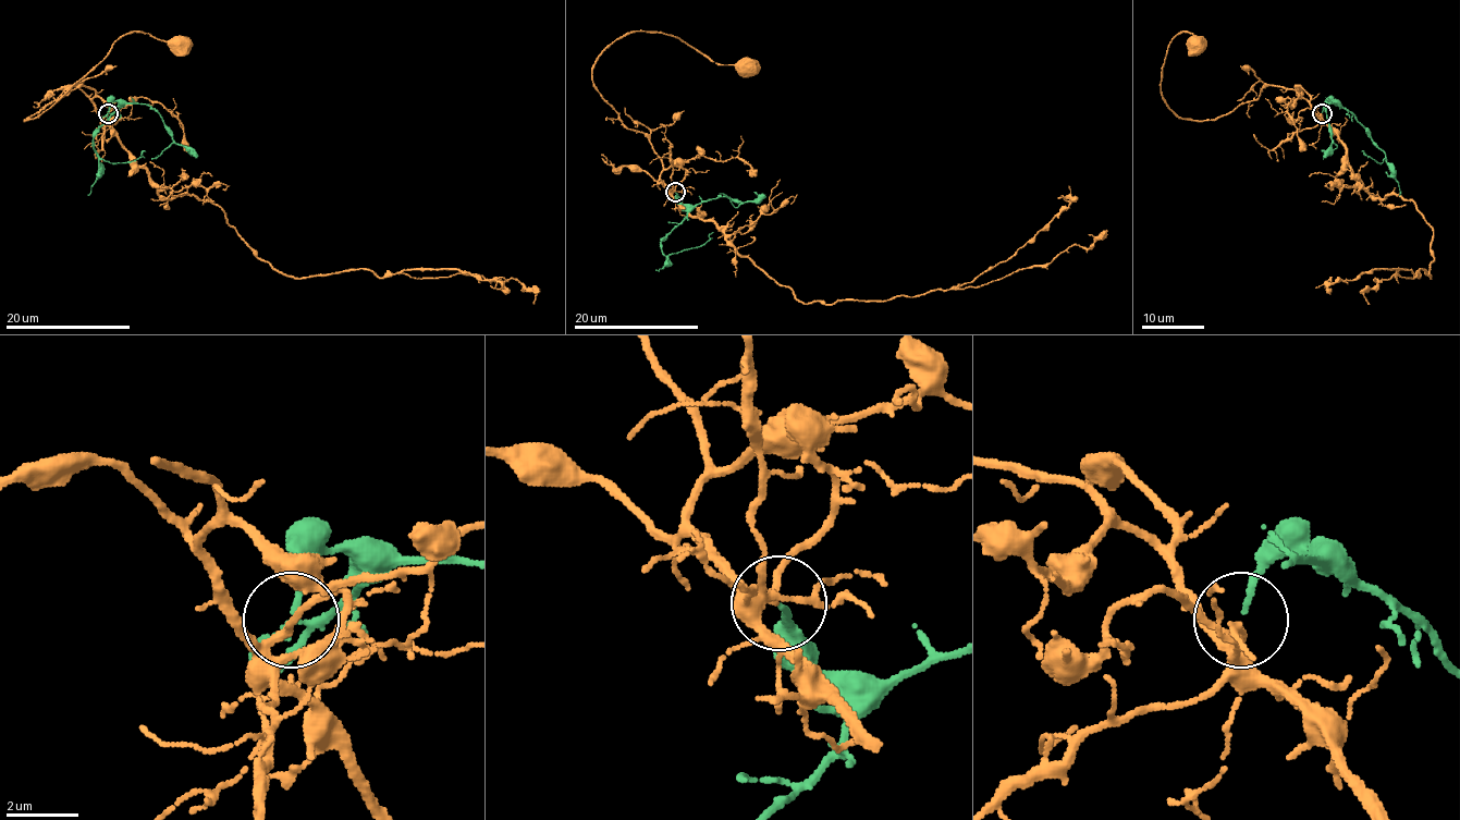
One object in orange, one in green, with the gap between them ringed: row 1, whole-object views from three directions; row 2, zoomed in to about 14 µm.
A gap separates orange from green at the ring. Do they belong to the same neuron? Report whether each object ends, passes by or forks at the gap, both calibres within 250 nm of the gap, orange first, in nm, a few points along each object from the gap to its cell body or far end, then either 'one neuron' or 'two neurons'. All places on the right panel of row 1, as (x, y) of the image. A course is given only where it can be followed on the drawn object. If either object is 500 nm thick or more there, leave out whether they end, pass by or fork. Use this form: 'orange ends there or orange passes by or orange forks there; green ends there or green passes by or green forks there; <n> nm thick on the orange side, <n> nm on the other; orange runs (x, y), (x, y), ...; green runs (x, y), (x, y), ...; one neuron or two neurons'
orange passes by; green ends there; 170 nm thick on the orange side, 150 nm on the other; orange runs (1322, 114), (1375, 198), (1397, 195), (1433, 229), (1430, 278), (1422, 268), (1419, 278), (1375, 278), (1369, 304); green runs (1322, 111), (1335, 100), (1346, 107), (1385, 156), (1382, 163), (1361, 150); one neuron

